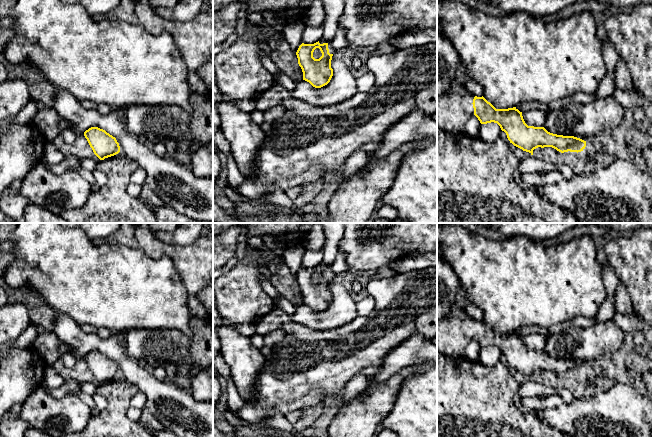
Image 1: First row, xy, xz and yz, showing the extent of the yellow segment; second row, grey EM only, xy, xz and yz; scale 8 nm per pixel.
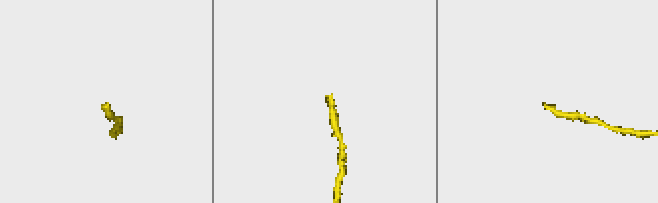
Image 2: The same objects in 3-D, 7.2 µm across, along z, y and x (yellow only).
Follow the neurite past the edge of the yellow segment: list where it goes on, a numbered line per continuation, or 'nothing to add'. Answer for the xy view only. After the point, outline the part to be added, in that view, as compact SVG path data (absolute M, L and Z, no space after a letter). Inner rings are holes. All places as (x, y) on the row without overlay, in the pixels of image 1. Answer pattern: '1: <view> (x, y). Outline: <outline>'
nothing to add

